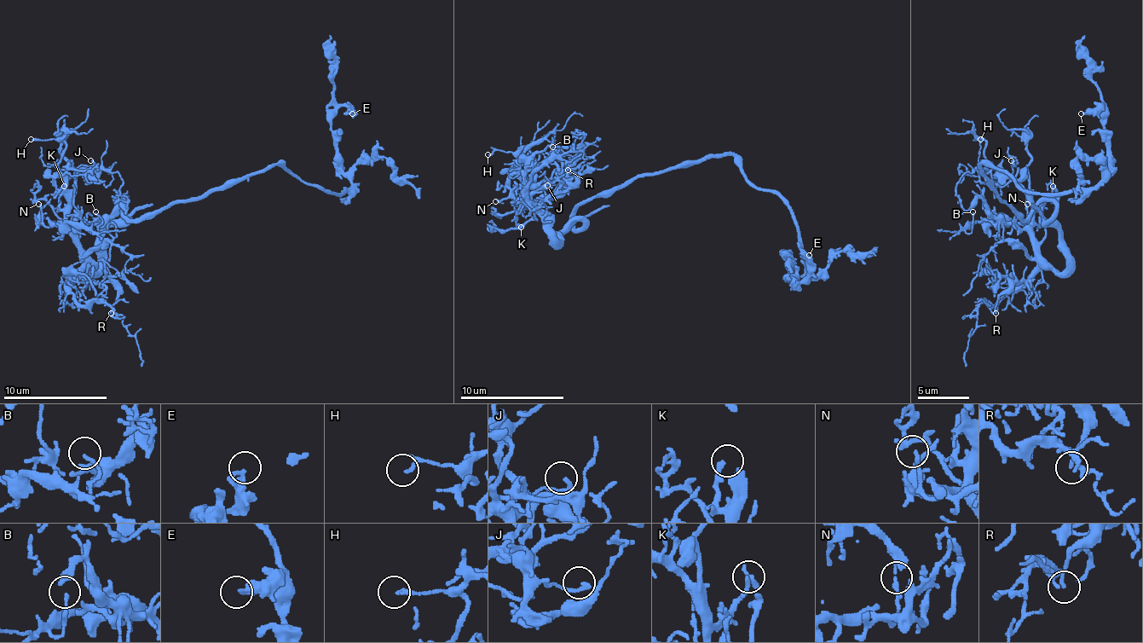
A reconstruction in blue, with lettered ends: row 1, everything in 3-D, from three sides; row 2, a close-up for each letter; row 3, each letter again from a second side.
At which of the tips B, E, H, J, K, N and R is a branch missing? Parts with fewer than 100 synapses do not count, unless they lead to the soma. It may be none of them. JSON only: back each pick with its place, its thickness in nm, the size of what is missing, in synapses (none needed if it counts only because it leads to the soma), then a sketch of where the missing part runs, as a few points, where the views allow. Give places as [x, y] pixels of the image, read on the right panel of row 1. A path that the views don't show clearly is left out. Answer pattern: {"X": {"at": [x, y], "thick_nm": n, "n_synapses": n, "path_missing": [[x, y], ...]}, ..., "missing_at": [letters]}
{"missing_at": []}

